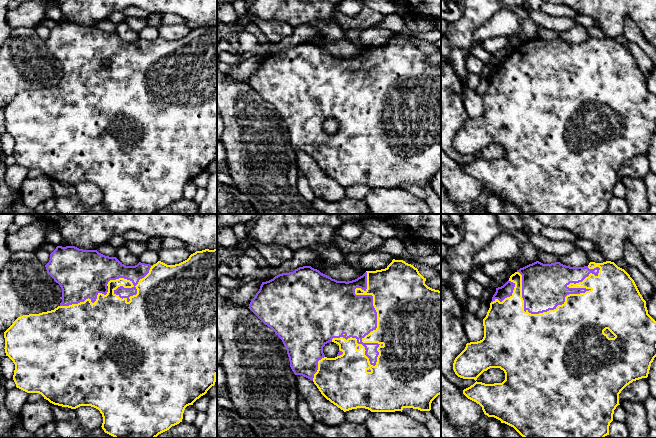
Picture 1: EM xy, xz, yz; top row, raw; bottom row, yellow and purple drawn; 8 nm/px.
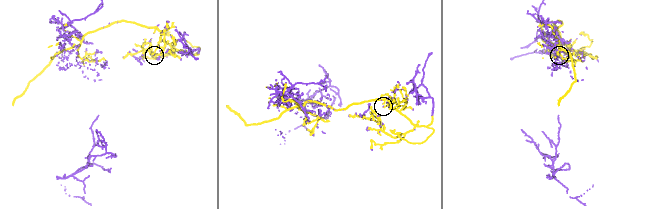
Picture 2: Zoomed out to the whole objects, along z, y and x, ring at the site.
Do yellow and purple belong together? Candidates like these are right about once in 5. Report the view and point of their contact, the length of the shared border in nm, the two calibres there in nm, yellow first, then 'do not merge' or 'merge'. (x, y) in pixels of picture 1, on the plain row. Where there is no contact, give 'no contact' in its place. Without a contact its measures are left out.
meets yellow in xz at (374, 83); contact 750 nm long; 480 nm thick on the yellow side, 340 nm on the other; merge

